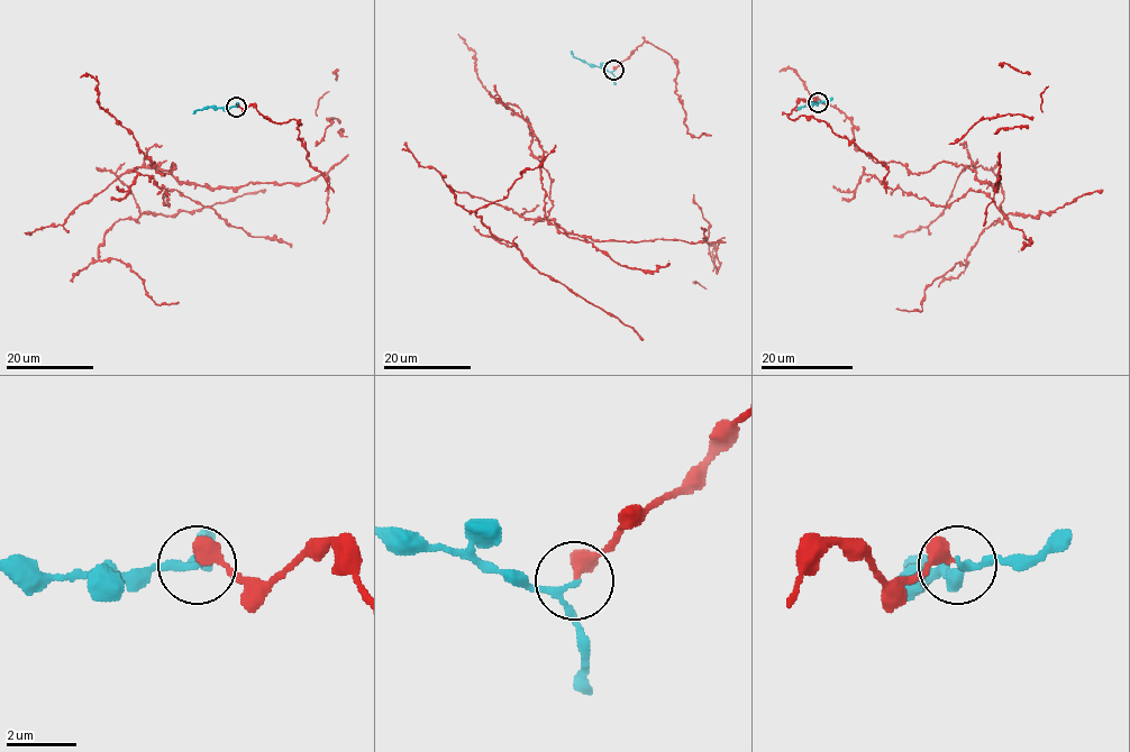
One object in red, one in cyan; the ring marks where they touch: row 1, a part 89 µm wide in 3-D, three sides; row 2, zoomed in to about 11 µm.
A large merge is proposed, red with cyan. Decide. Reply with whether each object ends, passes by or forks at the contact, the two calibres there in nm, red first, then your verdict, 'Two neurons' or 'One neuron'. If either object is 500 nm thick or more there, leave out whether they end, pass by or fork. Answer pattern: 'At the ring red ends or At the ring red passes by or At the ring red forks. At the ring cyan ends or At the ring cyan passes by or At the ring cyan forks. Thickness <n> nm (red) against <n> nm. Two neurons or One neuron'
At the ring red ends. At the ring cyan passes by. Thickness 460 nm (red) against 170 nm. One neuron

